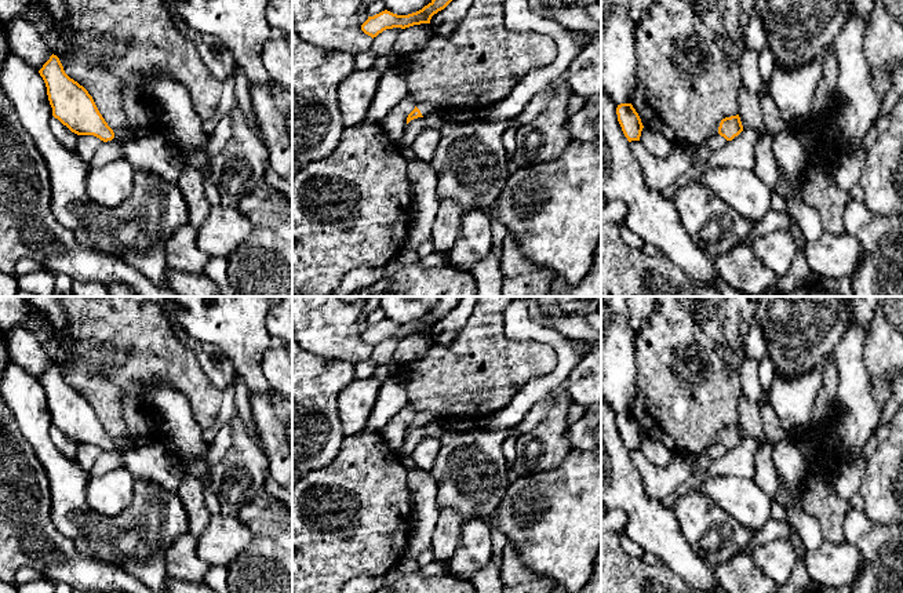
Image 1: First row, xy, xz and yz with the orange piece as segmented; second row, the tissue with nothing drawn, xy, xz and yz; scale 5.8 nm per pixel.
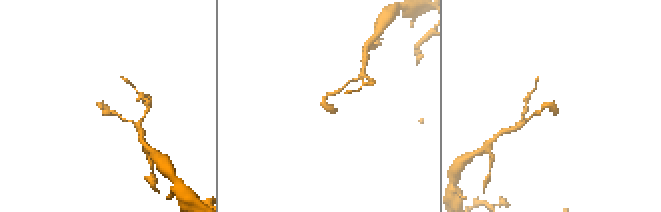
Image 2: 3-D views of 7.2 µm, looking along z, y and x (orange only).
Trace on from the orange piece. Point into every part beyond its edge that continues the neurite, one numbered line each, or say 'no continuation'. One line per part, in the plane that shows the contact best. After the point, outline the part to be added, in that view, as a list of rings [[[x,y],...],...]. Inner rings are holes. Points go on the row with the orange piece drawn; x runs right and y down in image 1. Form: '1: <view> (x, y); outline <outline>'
1: xz (462, 115); outline [[[420,103],[416,105],[420,110],[422,116],[427,116],[430,113],[437,113],[444,120],[452,120],[458,123],[467,123],[478,119],[478,112],[471,110],[469,108],[447,108],[441,105],[430,105],[430,103]]]

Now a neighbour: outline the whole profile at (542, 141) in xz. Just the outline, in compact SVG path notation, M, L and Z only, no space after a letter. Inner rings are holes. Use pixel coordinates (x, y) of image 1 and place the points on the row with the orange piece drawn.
M562 77L551 87L554 95L546 109L529 125L521 125L517 130L516 149L509 159L511 171L549 163L558 157L571 142L567 128L569 119L567 102L572 91Z

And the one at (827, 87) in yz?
M830 48L822 55L823 79L819 83L812 102L812 117L829 117L833 109L829 106L829 98L837 92L838 55Z

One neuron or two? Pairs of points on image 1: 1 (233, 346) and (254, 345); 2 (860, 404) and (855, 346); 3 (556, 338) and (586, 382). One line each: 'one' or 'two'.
1: one
2: one
3: two

